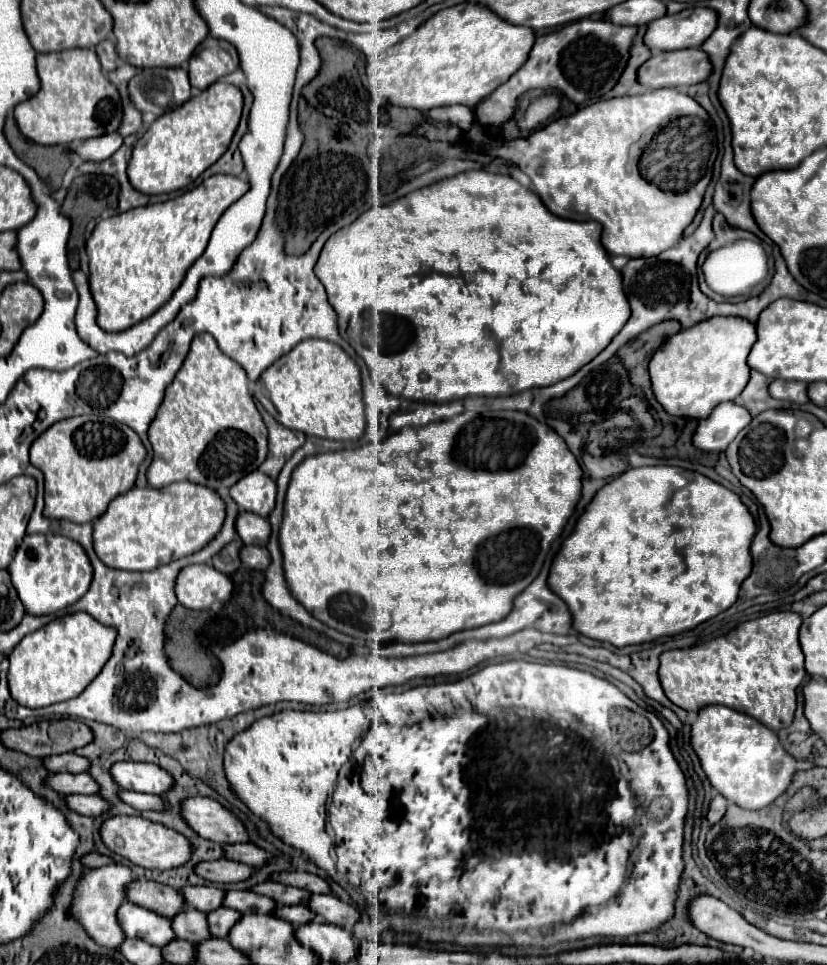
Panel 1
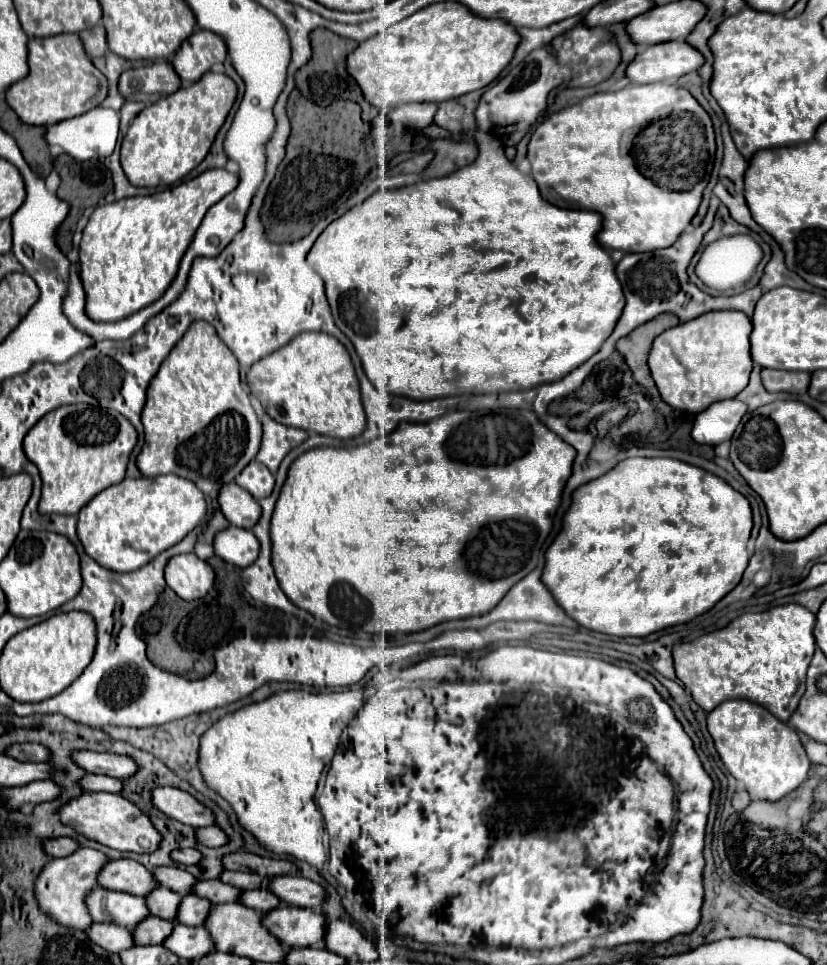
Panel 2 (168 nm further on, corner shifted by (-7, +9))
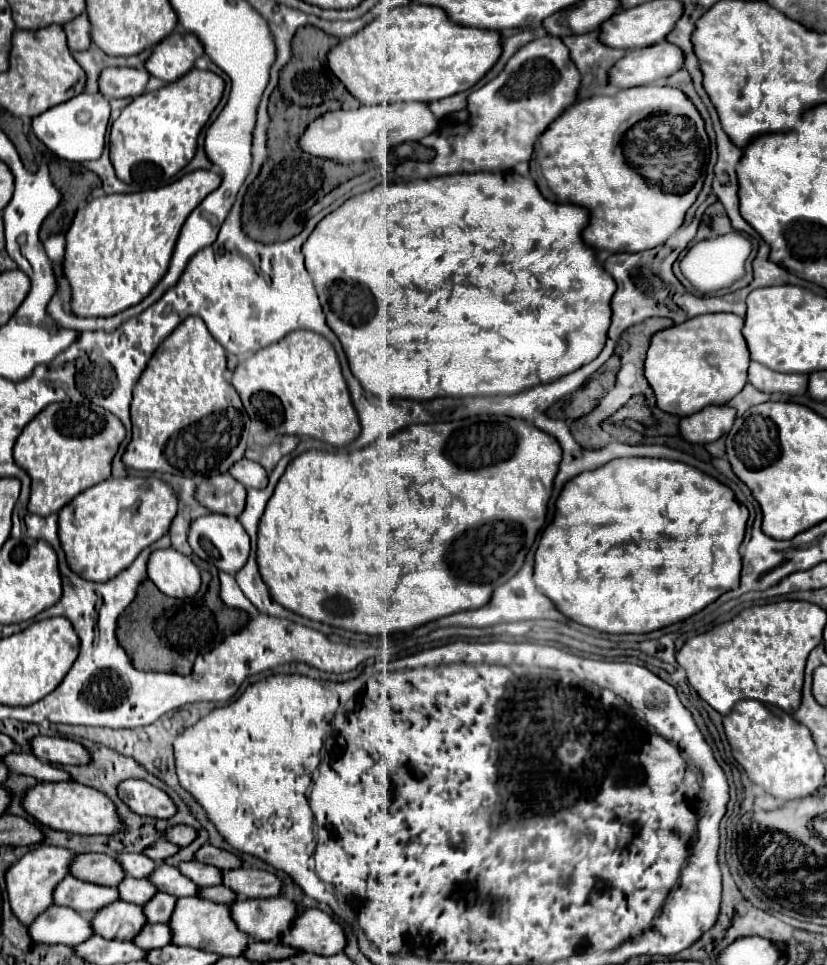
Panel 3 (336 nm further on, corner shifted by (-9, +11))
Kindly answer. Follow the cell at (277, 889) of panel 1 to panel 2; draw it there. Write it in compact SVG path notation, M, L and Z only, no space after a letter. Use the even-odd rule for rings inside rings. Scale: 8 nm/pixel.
M226 870L224 876L220 876L220 880L226 884L232 884L236 888L242 888L242 890L268 888L268 878L252 874L252 872L230 872L230 870Z

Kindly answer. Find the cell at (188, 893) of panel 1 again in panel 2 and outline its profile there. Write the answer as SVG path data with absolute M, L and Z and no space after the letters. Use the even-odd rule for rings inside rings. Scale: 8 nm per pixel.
M166 866L156 868L154 870L154 876L160 882L160 886L166 886L166 888L178 892L180 896L192 894L192 888L198 882L196 876L192 876L190 872L186 872L182 868L176 868L176 866L172 866L172 868L166 868Z

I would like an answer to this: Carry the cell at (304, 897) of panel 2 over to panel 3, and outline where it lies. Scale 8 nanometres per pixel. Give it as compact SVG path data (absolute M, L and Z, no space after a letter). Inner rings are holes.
M234 868L234 870L222 870L222 884L242 900L246 898L272 898L280 896L282 882L264 870L254 868Z

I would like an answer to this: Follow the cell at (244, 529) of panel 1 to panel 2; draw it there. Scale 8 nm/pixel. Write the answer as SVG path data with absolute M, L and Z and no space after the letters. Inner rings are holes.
M224 484L218 494L220 510L232 526L238 528L254 528L256 520L260 520L260 504L238 484Z

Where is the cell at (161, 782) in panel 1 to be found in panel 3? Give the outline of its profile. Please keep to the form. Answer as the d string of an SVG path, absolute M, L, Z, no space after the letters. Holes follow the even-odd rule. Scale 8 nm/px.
M34 736L30 740L32 754L50 764L86 764L90 762L90 756L86 754L86 748L70 738L60 736Z

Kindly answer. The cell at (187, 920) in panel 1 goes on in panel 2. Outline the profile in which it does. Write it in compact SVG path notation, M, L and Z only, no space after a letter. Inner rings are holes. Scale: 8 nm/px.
M158 886L148 898L148 908L154 916L160 916L164 920L172 920L176 922L176 908L180 906L180 900L182 896L176 894L176 892L170 892L170 888L164 888L164 886Z

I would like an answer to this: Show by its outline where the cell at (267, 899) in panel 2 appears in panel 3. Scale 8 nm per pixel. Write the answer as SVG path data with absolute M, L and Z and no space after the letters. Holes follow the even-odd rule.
M206 886L202 890L198 890L198 898L210 900L210 902L218 902L218 904L232 904L236 900L234 892L228 890L226 886Z

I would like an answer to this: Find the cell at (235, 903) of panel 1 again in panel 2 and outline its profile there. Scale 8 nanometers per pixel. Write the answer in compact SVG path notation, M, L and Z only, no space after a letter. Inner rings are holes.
M200 880L194 892L198 892L198 896L204 896L216 904L224 904L224 902L236 902L236 896L240 896L242 890L232 888L230 884L222 884L222 880Z

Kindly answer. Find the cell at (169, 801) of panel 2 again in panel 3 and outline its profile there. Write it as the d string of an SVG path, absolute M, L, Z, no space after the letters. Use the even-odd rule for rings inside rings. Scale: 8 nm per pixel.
M124 780L118 784L120 800L140 816L170 818L176 814L174 802L160 788L144 780Z

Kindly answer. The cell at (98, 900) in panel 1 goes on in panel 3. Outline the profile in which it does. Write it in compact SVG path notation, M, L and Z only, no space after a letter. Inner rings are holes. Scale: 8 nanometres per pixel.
M38 844L32 846L18 862L14 862L6 870L6 890L10 898L10 908L14 910L14 916L22 924L30 924L40 912L44 912L48 906L52 906L52 892L56 884L68 876L68 866L74 858L74 852L60 848L60 846L48 846L48 844Z

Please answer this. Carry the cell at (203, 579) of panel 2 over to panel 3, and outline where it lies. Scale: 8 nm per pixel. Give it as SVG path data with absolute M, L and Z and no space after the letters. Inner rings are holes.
M172 548L150 552L148 580L172 598L190 598L200 588L200 572L194 562Z

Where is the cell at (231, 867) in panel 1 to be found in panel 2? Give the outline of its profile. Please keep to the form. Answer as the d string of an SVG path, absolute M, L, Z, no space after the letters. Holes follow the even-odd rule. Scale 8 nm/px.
M186 848L186 850L174 850L174 852L172 852L172 858L174 858L178 864L198 864L204 856L202 856L202 852L198 852L196 848Z

